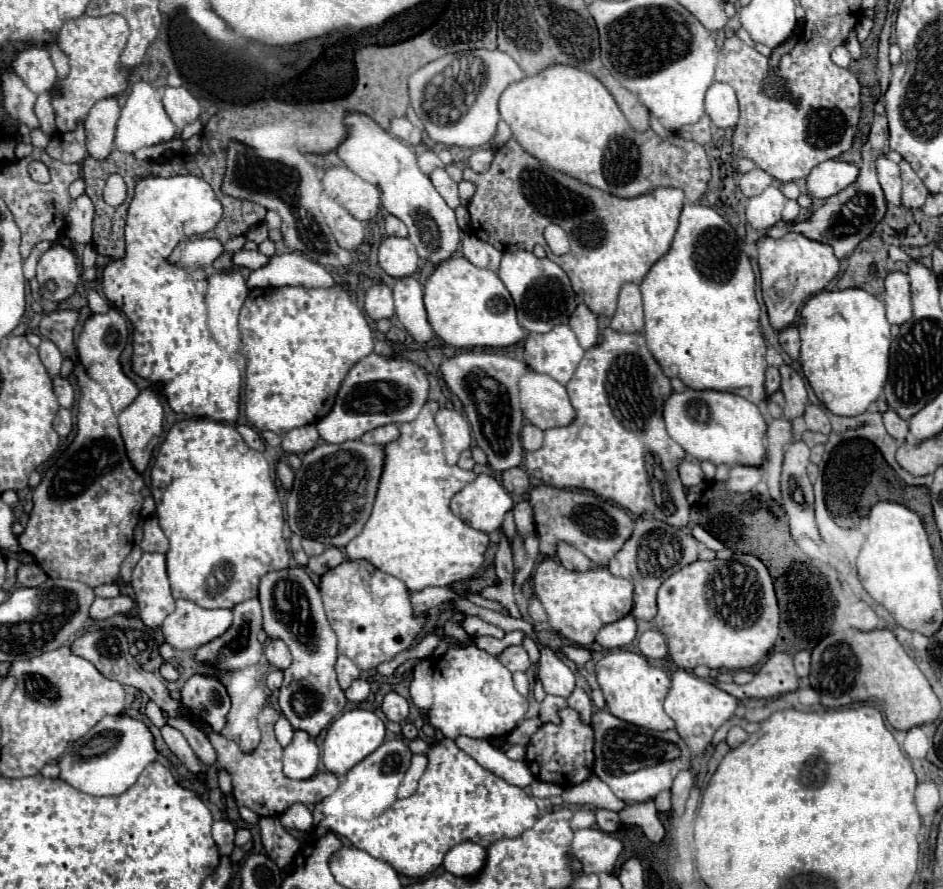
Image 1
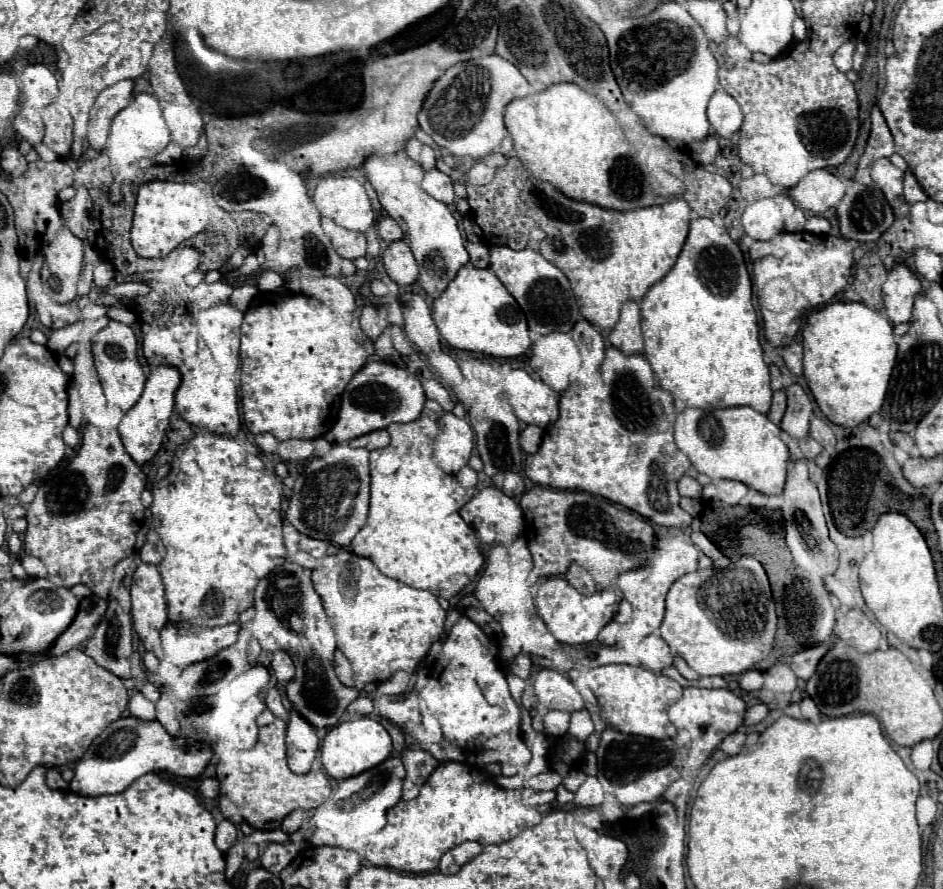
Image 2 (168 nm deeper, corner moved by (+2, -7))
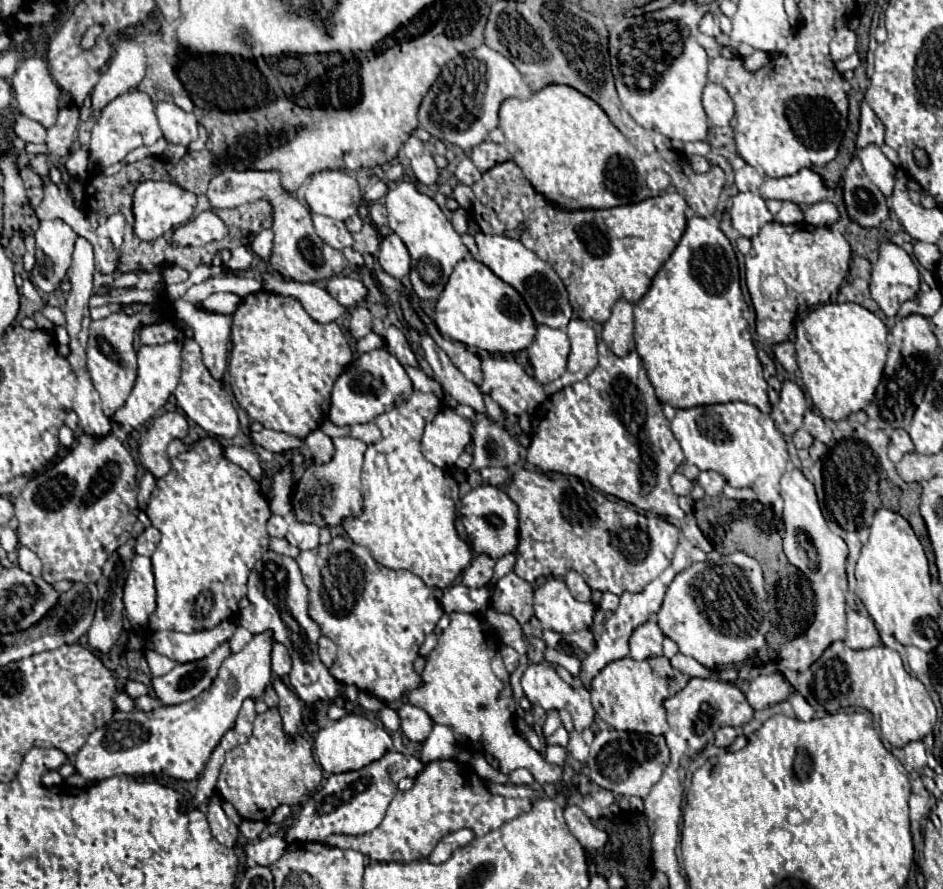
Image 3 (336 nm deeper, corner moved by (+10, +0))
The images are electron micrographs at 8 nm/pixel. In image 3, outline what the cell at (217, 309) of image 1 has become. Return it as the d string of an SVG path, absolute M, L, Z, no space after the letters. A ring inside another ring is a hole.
M179 299L175 303L175 315L183 319L189 327L193 327L193 339L199 343L203 351L203 363L209 373L221 381L227 367L229 353L229 333L231 333L231 317L215 315L203 309L197 309L193 303Z

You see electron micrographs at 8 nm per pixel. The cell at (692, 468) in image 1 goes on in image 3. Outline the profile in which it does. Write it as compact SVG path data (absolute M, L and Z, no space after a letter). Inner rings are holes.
M673 473L671 477L671 487L677 495L689 495L693 489L693 483L683 475L683 473Z

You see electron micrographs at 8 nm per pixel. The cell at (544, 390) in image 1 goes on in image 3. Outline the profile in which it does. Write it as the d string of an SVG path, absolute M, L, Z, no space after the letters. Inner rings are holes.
M487 357L481 359L481 371L481 393L489 395L507 415L535 411L547 399L543 387L515 361Z

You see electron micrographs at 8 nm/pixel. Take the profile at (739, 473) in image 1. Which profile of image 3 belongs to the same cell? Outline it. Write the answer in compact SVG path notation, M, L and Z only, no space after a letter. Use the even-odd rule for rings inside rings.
M701 471L695 483L707 493L707 495L719 495L725 487L725 479L715 471Z

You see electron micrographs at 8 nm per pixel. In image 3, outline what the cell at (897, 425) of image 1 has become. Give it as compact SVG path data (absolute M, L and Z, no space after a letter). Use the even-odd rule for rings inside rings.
M895 429L891 433L891 441L893 441L893 445L897 445L901 449L901 453L911 453L913 451L913 441L911 441L911 437L905 429Z

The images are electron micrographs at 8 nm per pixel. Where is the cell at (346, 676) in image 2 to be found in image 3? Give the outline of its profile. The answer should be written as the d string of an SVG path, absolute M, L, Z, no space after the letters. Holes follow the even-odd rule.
M321 637L321 639L319 639L319 659L321 659L327 667L331 667L333 661L335 661L335 657L337 657L337 647L335 647L335 643L333 643L331 639L327 639L327 637Z

